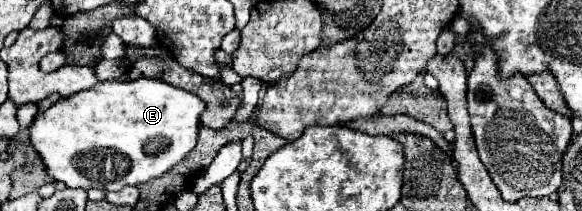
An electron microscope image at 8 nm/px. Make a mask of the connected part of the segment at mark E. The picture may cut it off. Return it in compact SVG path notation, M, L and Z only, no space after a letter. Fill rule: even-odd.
M140 78L134 82L102 82L102 86L96 86L94 90L78 92L66 98L66 102L58 100L46 112L36 114L28 140L42 156L48 174L54 180L66 182L68 188L122 190L124 186L138 186L160 178L170 168L180 164L196 146L200 116L204 110L206 102L200 96L158 78Z

